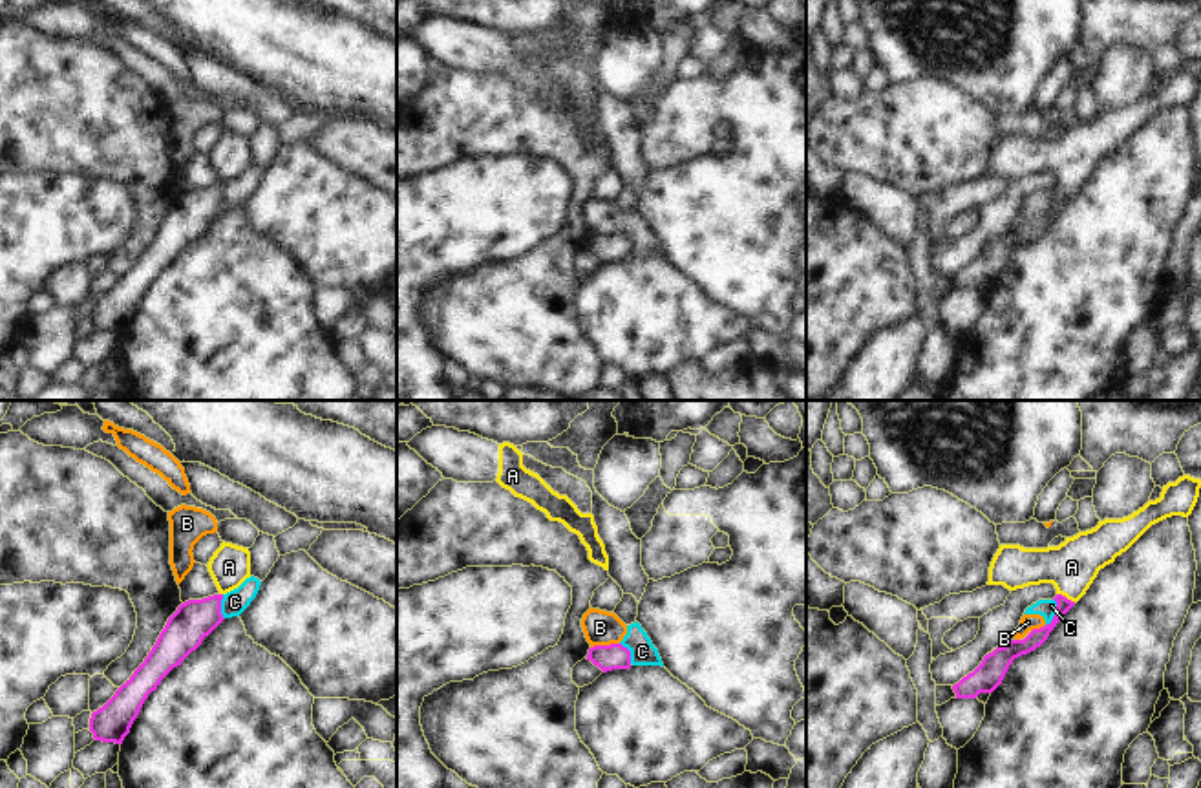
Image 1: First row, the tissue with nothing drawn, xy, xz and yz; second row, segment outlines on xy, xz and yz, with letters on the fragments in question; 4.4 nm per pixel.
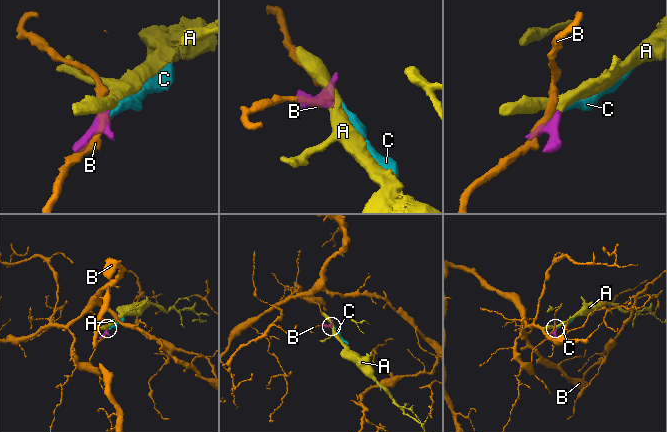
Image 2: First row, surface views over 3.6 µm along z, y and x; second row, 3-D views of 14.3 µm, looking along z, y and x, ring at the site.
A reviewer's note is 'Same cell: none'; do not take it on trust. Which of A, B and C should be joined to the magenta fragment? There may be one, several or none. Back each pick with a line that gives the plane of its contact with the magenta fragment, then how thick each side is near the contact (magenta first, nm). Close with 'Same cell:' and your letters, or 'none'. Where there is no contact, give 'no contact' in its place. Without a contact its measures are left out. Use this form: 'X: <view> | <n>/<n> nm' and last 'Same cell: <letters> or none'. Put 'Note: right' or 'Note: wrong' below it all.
A: yz | 80/220 nm
Same cell: A
Note: wrong

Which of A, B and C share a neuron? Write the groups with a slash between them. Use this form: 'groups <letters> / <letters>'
groups A / B C

